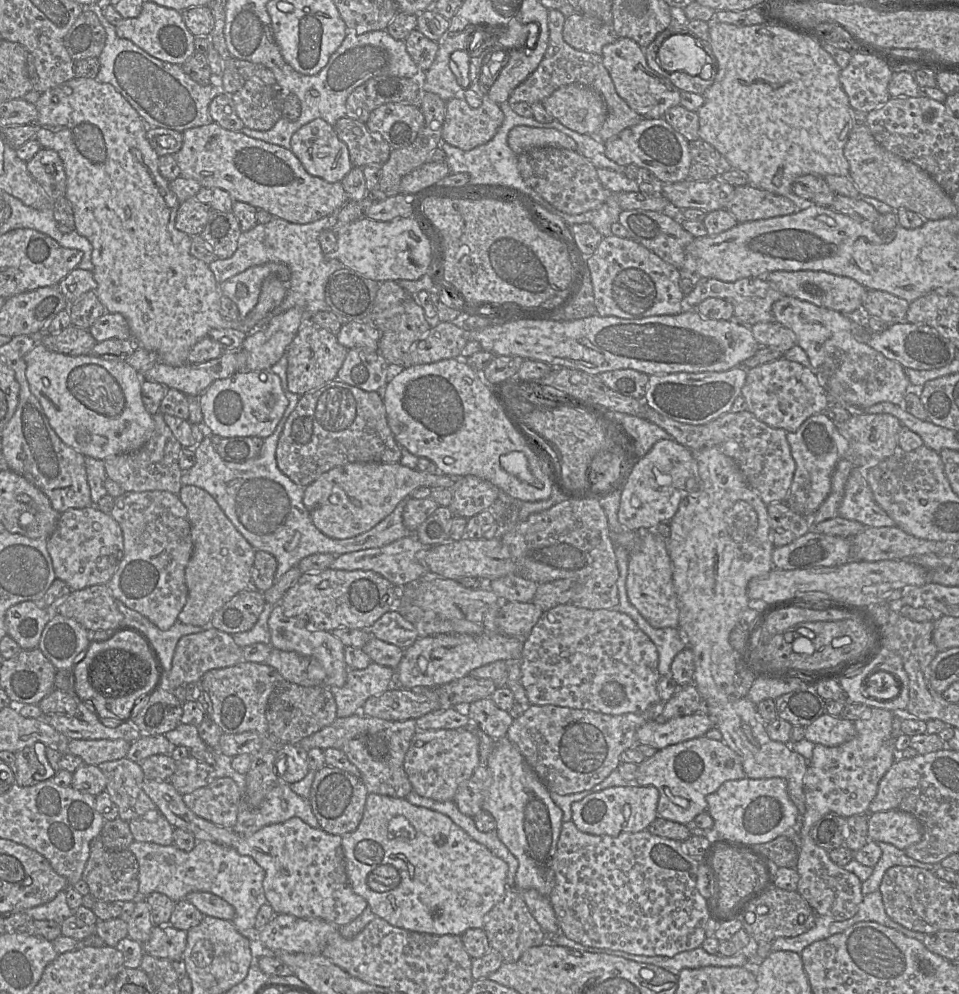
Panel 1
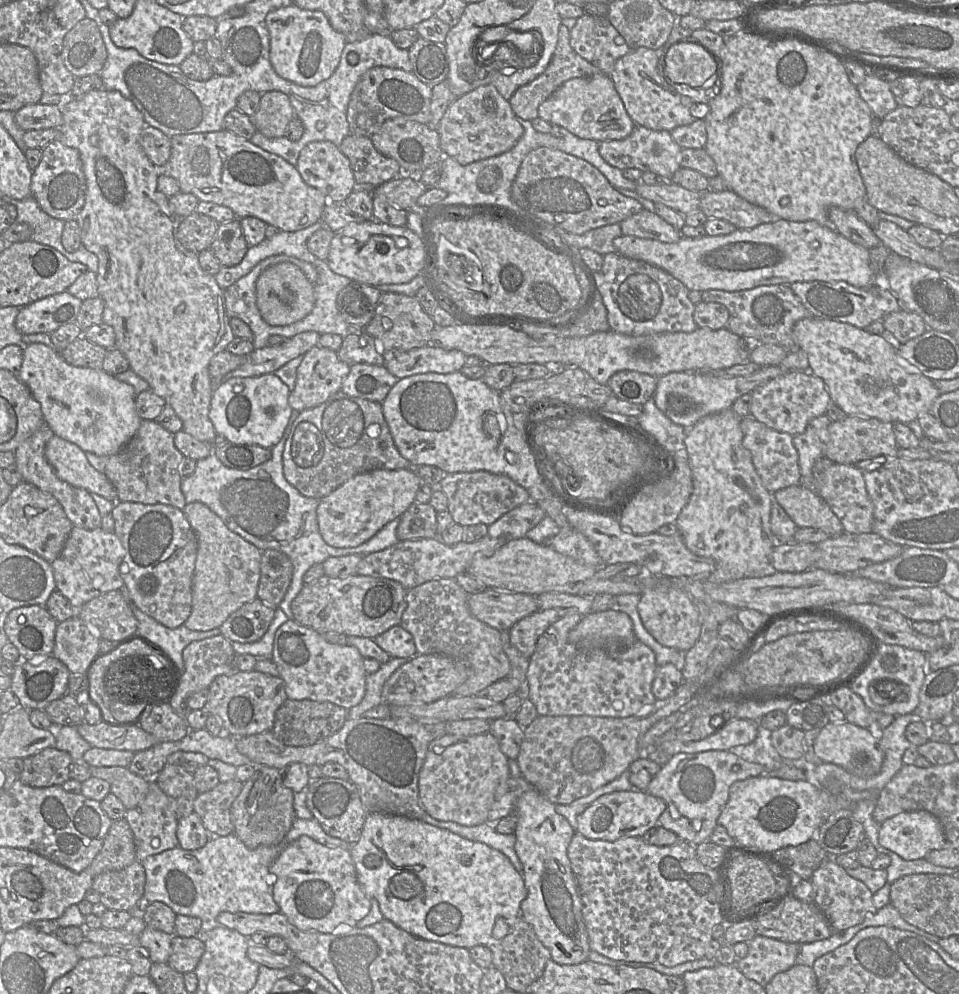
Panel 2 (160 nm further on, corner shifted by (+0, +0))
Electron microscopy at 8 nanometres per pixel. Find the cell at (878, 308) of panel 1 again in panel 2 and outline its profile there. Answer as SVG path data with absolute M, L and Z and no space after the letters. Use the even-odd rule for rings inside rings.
M904 308L886 315L881 321L885 329L901 344L922 335L929 329L920 315Z

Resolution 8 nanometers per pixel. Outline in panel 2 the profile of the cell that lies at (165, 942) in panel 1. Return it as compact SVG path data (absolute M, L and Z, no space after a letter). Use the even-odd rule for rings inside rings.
M174 934L171 937L171 955L167 964L182 974L194 972L204 951L204 942L200 937Z

